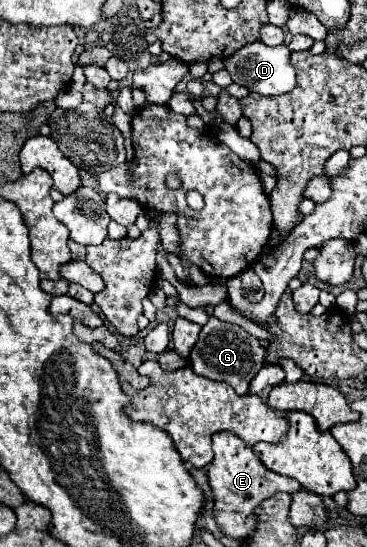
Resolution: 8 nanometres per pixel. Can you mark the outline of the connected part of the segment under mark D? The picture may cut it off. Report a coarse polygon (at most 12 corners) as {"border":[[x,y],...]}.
{"border":[[254,42],[224,60],[232,82],[262,96],[296,86],[288,46]]}

